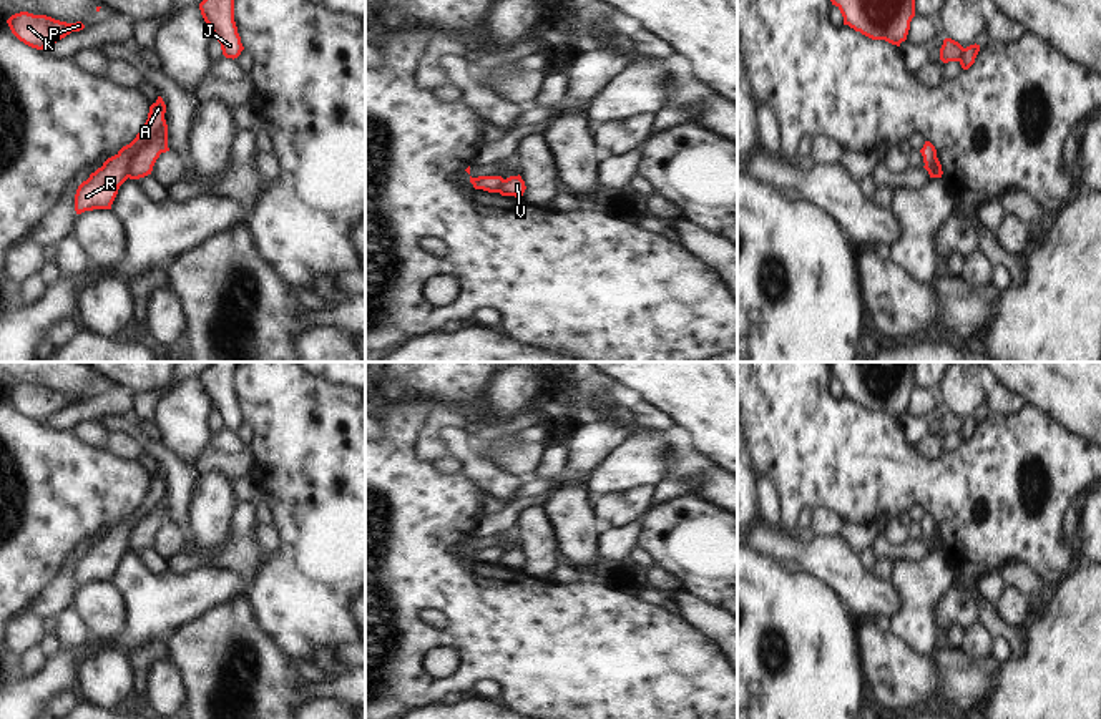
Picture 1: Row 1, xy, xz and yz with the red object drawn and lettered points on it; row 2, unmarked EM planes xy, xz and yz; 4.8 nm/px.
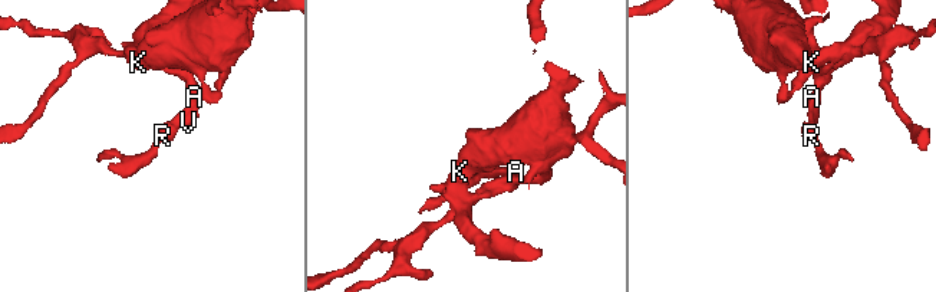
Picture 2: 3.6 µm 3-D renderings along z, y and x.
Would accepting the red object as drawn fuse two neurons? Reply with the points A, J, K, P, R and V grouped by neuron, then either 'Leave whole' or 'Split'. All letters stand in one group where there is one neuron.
Groups: A J R / K P V. Split

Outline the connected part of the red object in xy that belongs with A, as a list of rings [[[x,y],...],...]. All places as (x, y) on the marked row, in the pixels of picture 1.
[[[161,96],[149,106],[148,120],[136,138],[108,158],[83,181],[75,194],[75,211],[111,209],[120,186],[128,179],[128,163],[164,125],[166,105]]]

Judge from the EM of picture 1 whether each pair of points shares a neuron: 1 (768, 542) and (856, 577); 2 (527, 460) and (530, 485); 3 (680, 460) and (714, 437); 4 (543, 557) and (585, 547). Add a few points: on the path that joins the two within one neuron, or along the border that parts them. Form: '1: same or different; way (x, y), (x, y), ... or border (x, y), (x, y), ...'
1: same; way (789, 548), (807, 557), (826, 557), (834, 563)
2: different; border (532, 475), (523, 479)
3: different; border (694, 449), (708, 455), (719, 467)
4: different; border (547, 515), (560, 560)

